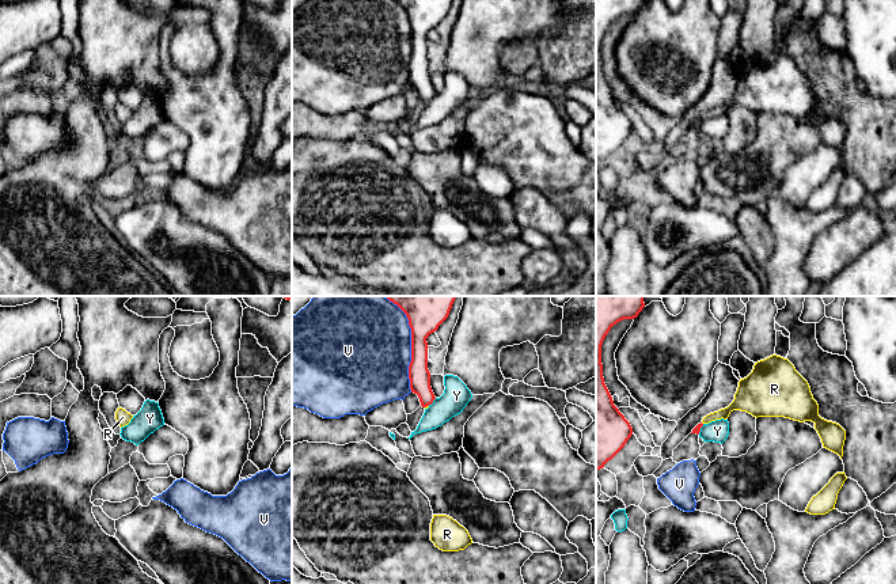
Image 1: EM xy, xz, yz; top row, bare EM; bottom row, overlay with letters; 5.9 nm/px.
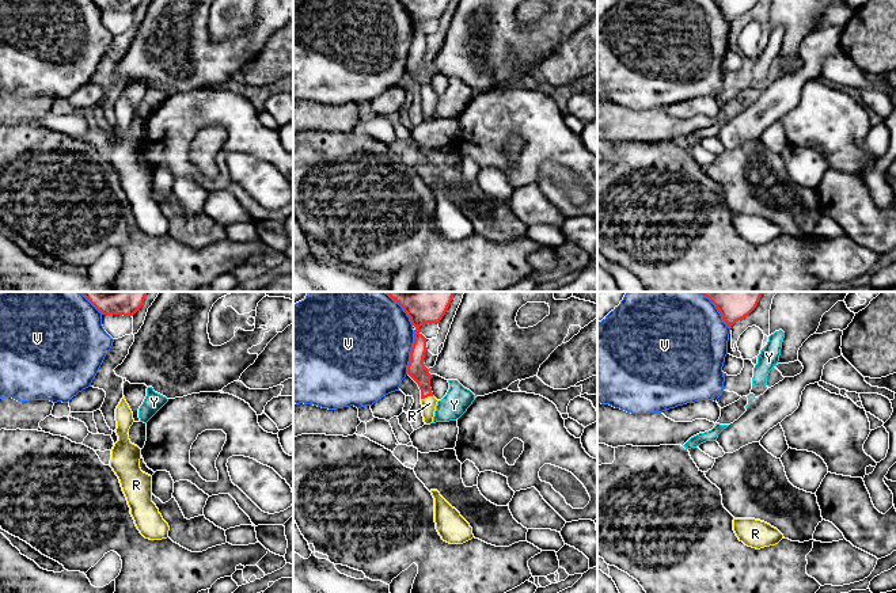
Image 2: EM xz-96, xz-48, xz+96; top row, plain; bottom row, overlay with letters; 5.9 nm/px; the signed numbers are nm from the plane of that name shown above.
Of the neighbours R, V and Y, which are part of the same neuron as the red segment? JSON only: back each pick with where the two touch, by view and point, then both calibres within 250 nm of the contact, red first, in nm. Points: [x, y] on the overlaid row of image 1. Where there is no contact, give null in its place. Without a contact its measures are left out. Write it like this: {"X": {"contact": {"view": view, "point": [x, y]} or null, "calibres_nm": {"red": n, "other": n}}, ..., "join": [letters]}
{"R": {"contact": {"view": "xz", "point": [426, 405]}, "calibres_nm": {"red": 130, "other": 20}}, "join": ["R"]}

